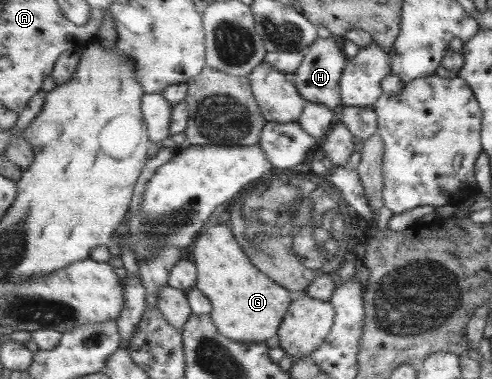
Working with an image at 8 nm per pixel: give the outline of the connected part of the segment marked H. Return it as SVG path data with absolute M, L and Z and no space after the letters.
M334 36L329 38L319 37L307 48L305 51L305 60L303 60L301 67L296 72L296 85L308 102L327 104L331 110L340 113L344 106L342 78L349 64L347 59L349 58L345 54L345 50L337 44Z

